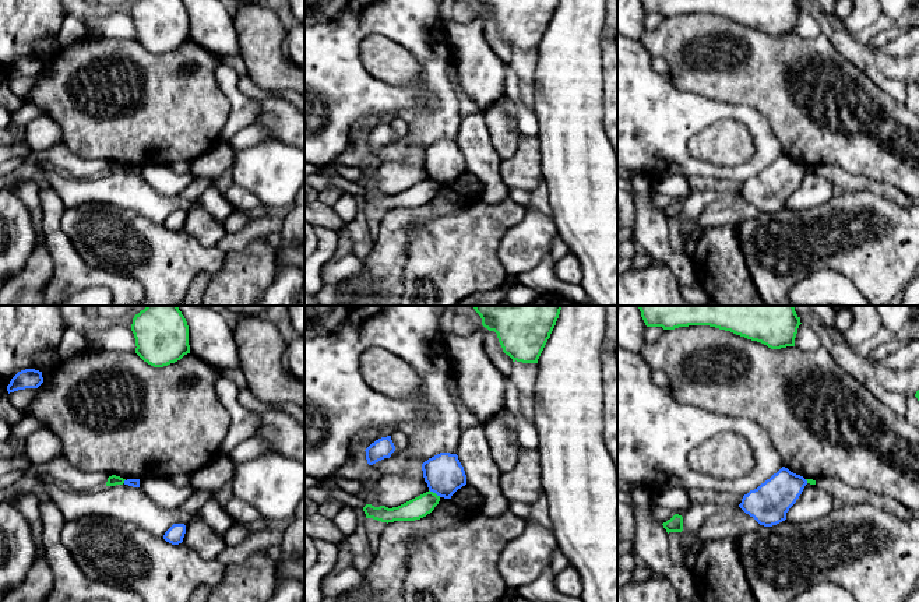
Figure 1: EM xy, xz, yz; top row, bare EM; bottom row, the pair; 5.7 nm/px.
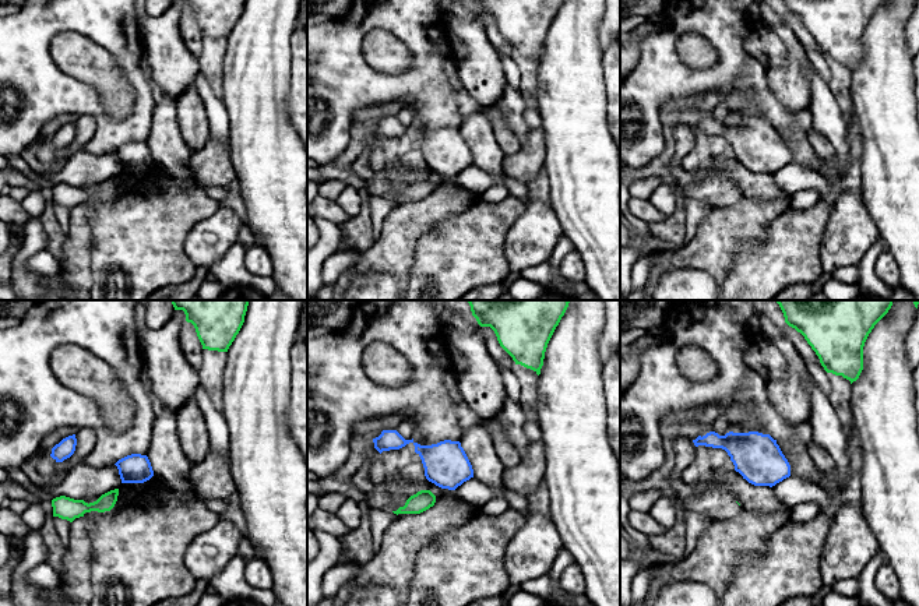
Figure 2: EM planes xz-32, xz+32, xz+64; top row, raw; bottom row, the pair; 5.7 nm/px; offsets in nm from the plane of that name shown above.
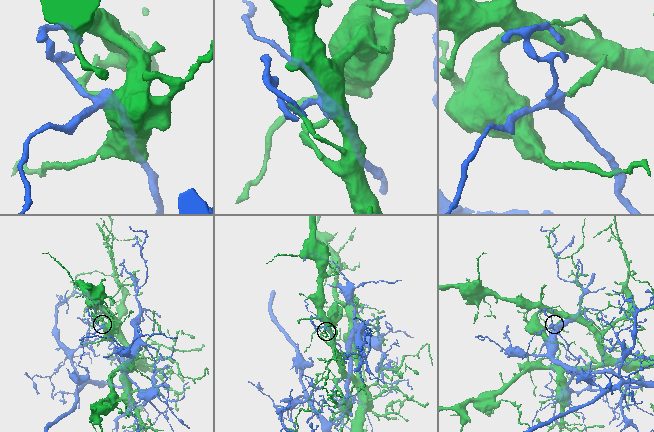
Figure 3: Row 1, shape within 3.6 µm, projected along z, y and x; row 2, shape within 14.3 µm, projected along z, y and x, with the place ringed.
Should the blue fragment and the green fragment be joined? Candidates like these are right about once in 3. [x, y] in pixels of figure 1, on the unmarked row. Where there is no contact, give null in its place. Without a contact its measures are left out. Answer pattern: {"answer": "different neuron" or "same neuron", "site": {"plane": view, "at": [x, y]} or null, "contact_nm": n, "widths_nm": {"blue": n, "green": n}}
{"answer": "different neuron", "site": {"plane": "xz", "at": [435, 179]}, "contact_nm": 80, "widths_nm": {"blue": 220, "green": 120}}

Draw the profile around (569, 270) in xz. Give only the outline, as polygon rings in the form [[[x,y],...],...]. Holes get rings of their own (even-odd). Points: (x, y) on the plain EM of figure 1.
[[[570,253],[554,264],[556,277],[566,285],[581,285],[582,268],[578,258]]]

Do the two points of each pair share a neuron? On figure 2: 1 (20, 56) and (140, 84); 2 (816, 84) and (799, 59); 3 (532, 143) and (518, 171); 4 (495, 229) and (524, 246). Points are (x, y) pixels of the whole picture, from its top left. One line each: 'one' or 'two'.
1: one
2: two
3: one
4: two

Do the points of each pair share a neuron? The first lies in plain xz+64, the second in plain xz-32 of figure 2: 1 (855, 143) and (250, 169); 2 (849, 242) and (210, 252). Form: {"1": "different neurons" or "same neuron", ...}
{"1": "different neurons", "2": "same neuron"}

